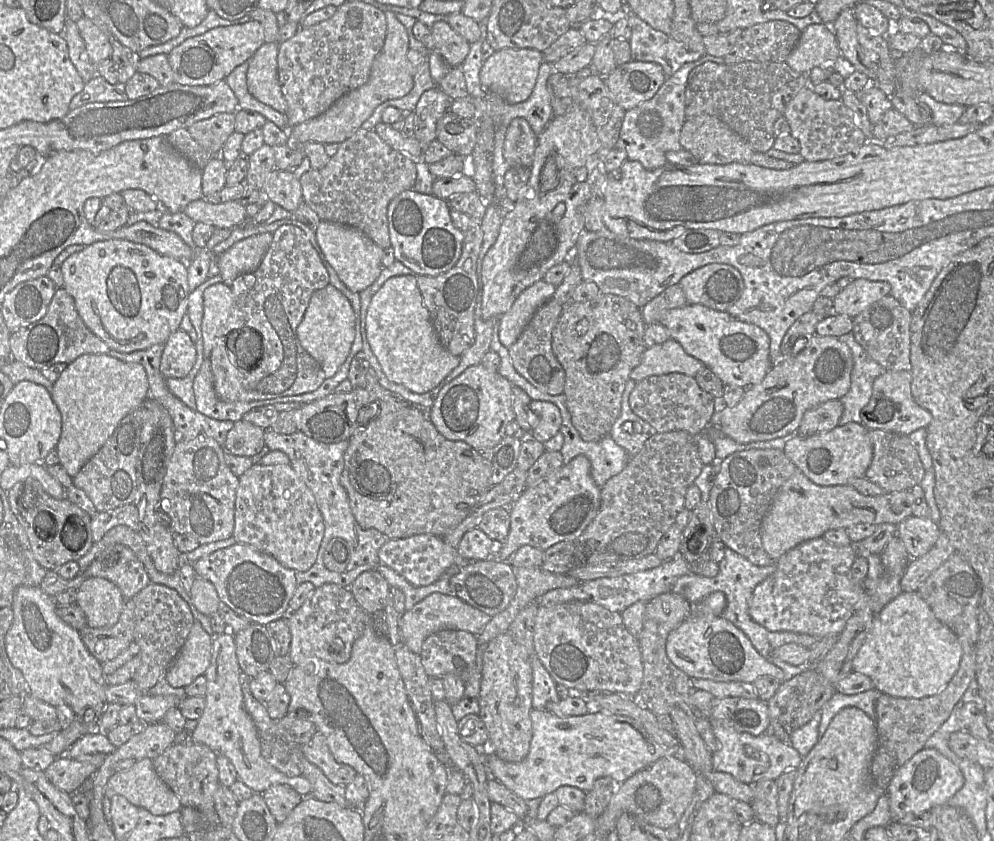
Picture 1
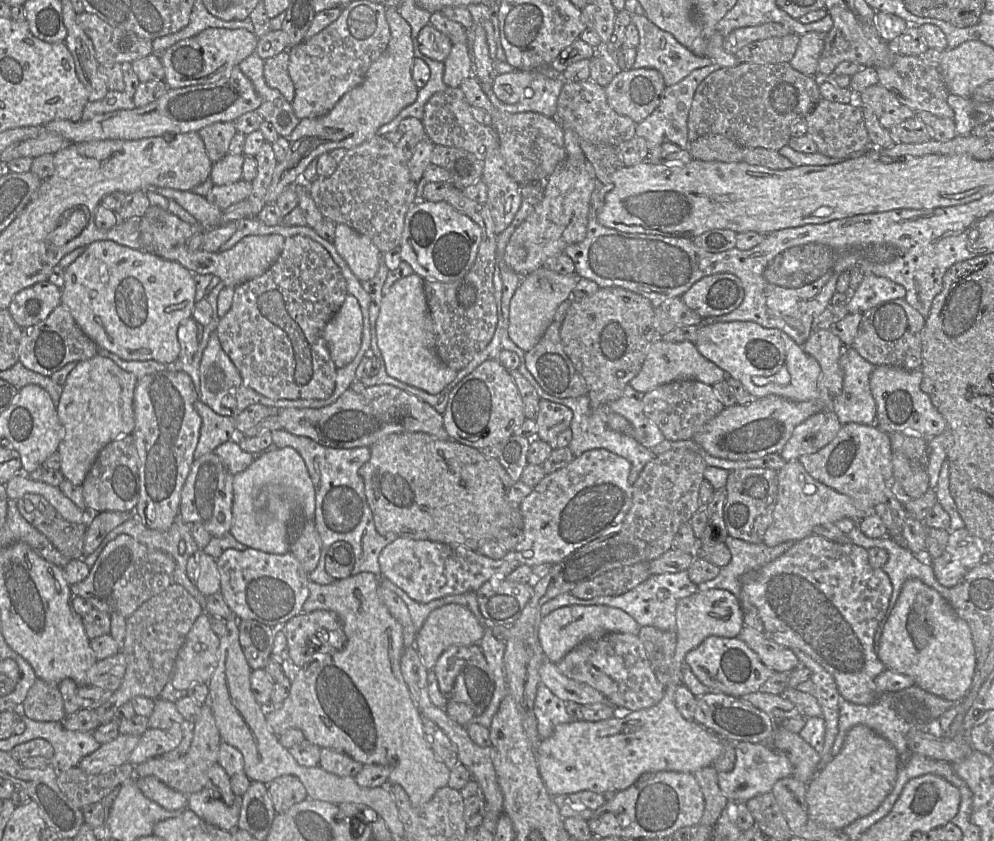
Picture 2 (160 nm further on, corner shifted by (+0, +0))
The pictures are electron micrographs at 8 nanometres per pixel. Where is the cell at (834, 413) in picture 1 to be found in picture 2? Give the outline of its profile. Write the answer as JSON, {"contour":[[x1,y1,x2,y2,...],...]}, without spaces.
{"contour":[[833,411,815,413,795,427,779,454,789,462,816,453,836,437,841,426]]}

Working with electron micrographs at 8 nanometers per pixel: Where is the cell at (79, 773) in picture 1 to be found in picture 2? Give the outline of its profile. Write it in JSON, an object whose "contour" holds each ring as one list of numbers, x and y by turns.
{"contour":[[118,734,113,740,85,756,78,767,89,774,100,774,118,767,126,762,137,745,139,736]]}

